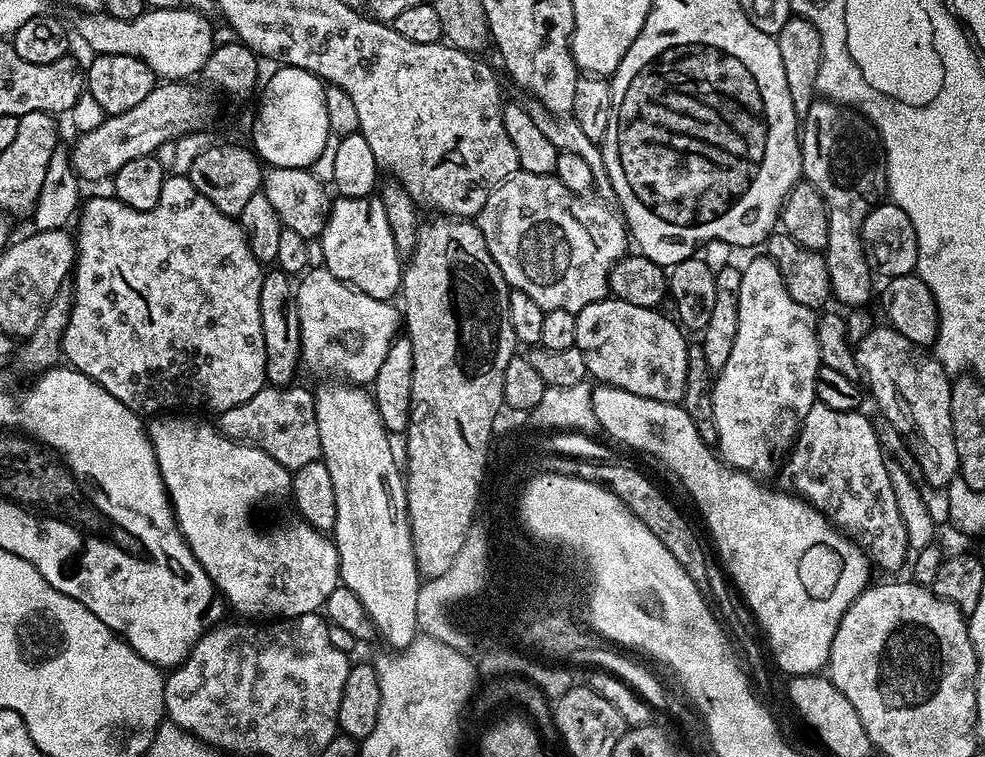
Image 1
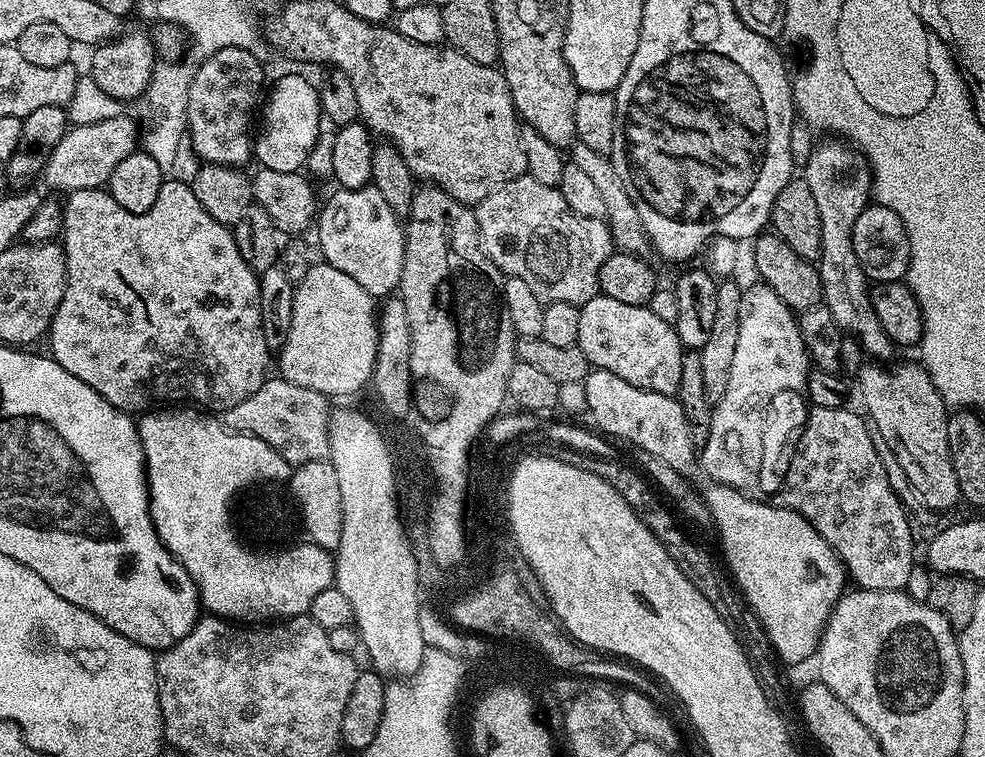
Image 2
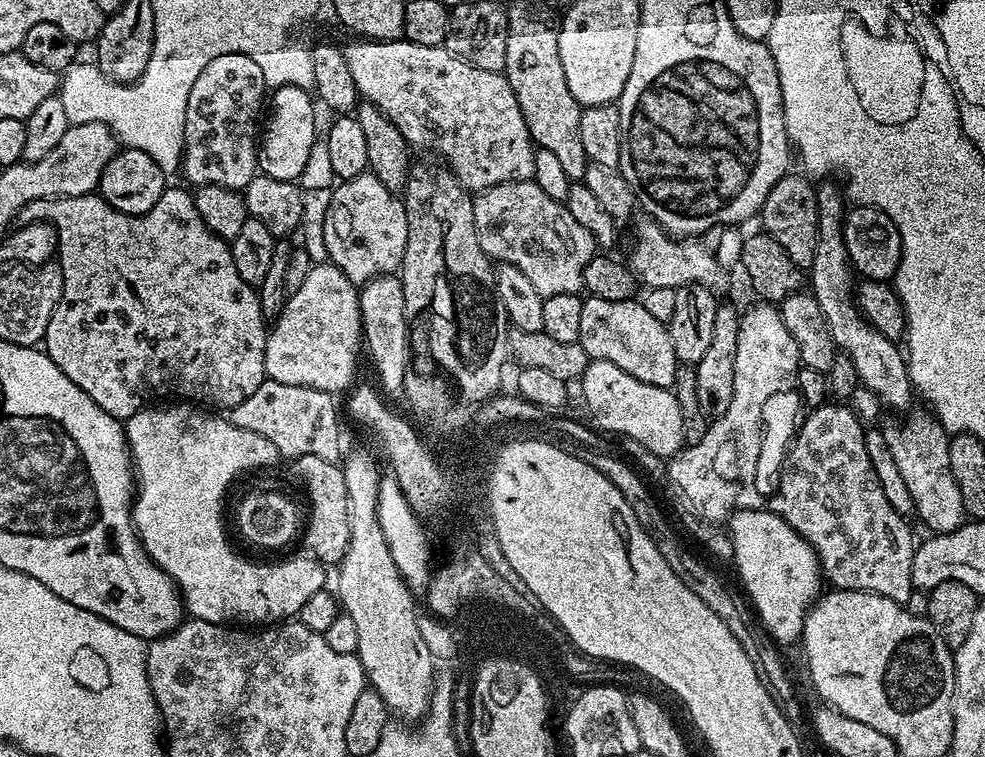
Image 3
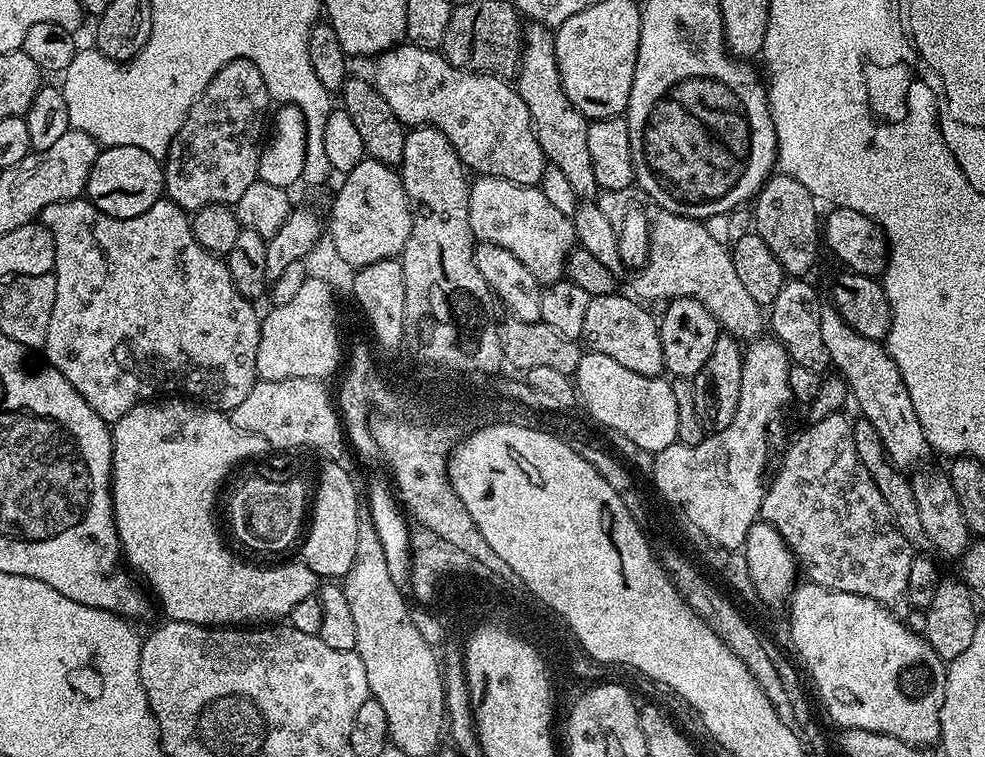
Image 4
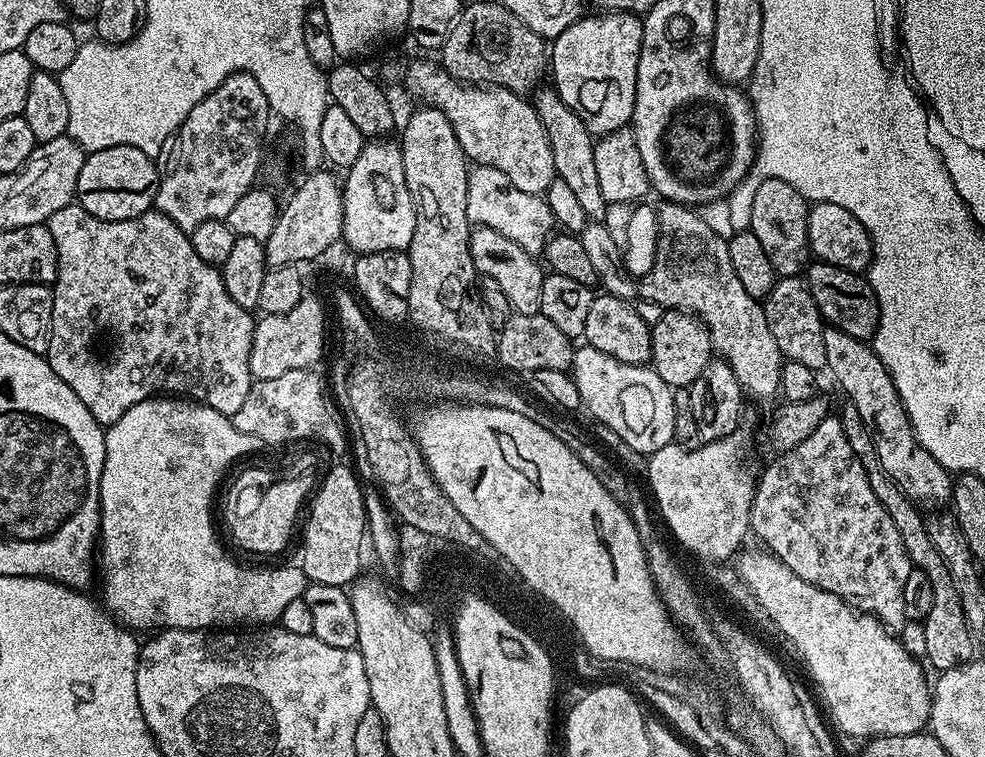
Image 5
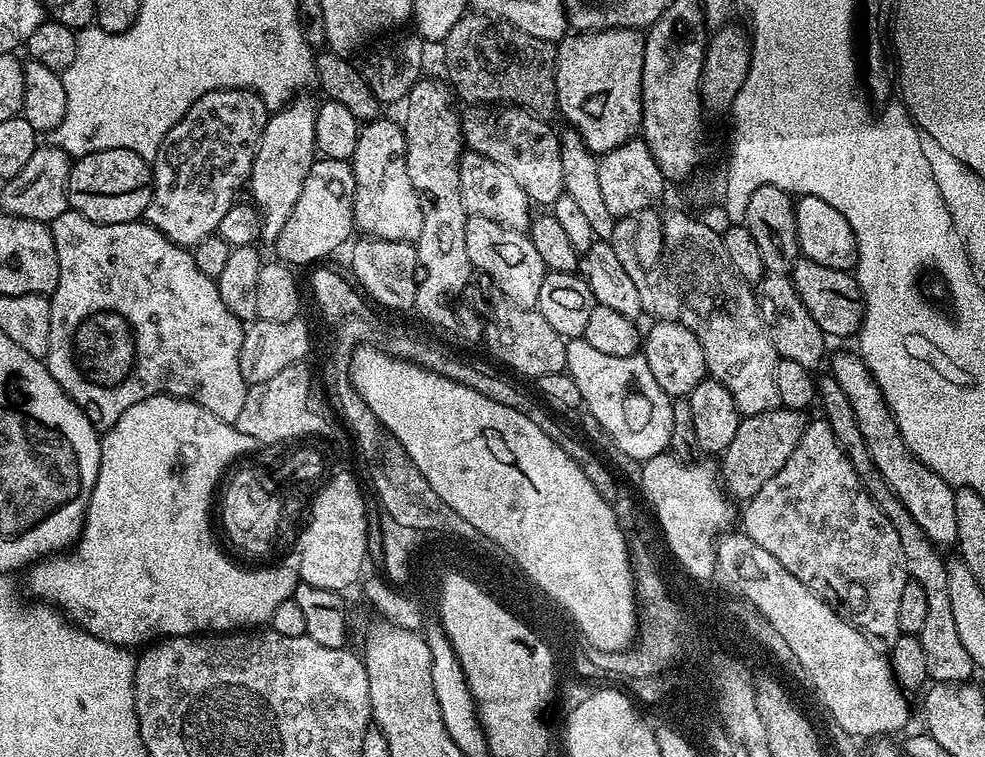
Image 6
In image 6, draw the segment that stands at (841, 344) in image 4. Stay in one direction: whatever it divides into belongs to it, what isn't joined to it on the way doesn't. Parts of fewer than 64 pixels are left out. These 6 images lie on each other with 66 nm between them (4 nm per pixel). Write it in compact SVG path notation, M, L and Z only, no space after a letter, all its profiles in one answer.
M855 351L831 353L830 374L842 386L846 398L850 398L850 406L854 410L854 418L858 418L858 430L862 430L862 438L866 438L866 446L870 450L870 458L874 458L874 466L886 478L890 490L898 494L902 506L910 510L910 518L922 526L926 538L930 538L937 546L955 545L958 534L958 522L954 514L954 494L956 489L946 483L934 470L930 470L906 446L896 425L896 418L884 400L878 382L870 374L863 360Z

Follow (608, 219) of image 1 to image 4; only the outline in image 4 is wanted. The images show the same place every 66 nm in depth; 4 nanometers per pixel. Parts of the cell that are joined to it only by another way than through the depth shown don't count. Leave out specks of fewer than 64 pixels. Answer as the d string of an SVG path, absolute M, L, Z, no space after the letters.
M476 176L468 189L470 230L477 241L506 246L541 285L565 279L568 256L577 247L576 227L566 214L546 202L538 186L515 184L497 176Z

